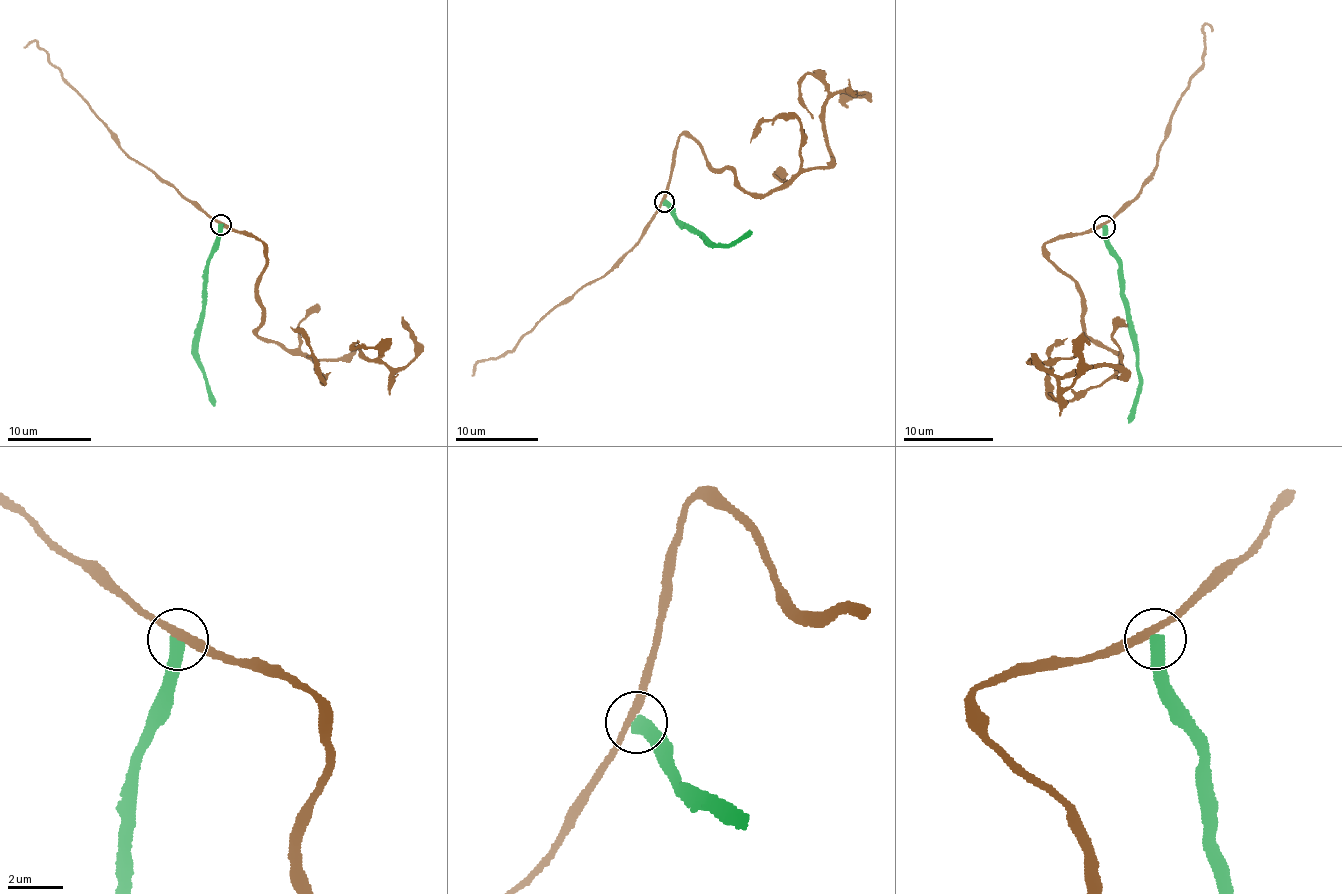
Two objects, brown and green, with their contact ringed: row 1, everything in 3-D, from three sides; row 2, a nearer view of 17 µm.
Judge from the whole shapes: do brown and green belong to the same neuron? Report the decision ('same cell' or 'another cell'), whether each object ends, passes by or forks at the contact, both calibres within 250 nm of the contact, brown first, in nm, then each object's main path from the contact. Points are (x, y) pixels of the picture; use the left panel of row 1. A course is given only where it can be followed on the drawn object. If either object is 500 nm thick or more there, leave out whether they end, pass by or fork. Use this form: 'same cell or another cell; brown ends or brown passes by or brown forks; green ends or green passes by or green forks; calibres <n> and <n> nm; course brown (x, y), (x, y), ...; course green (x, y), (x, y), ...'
another cell; brown passes by; green ends; calibres 260 and 460 nm; course brown (222, 223), (264, 242), (262, 340), (314, 359), (361, 349), (405, 369), (414, 335), (401, 316); course green (221, 225), (220, 244), (206, 267), (198, 347), (205, 387), (214, 406)

